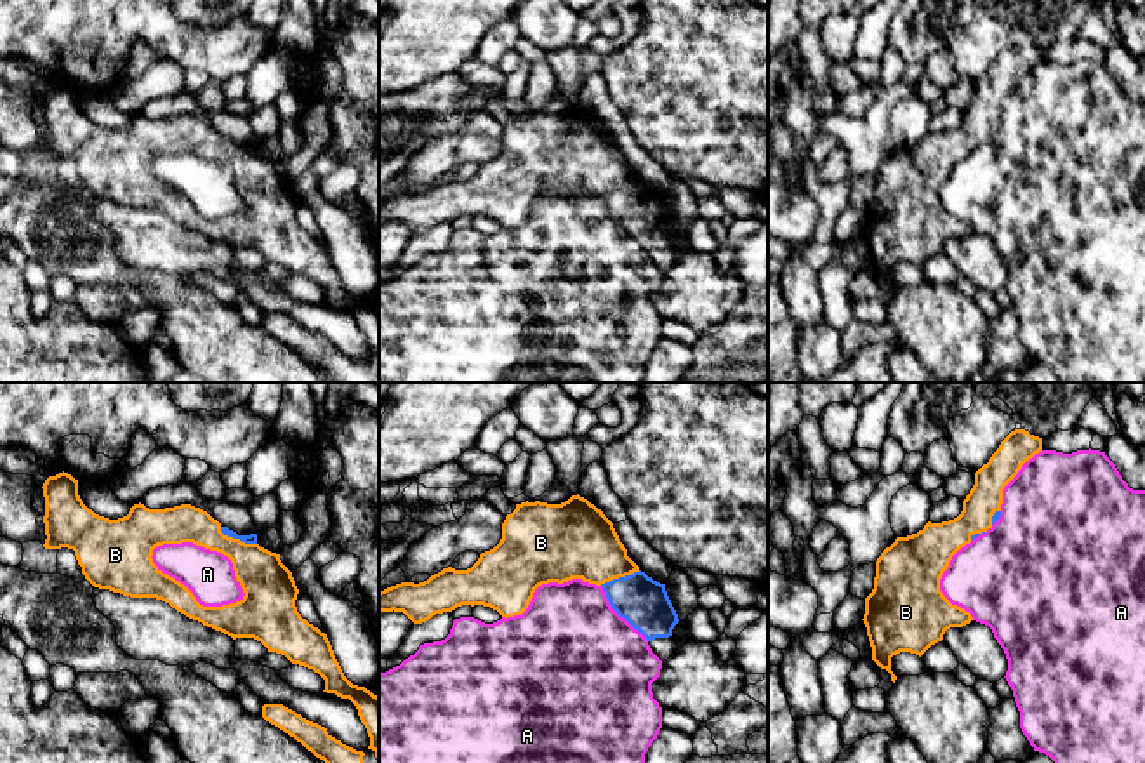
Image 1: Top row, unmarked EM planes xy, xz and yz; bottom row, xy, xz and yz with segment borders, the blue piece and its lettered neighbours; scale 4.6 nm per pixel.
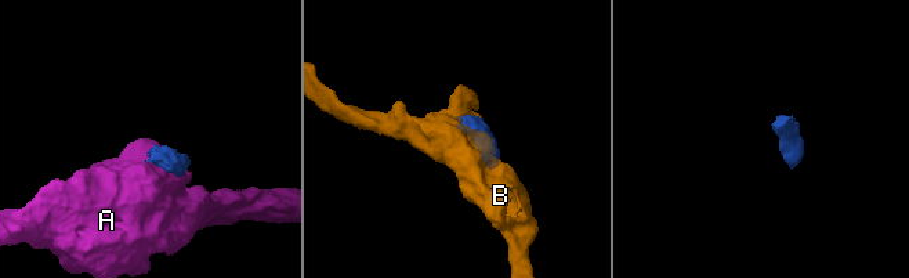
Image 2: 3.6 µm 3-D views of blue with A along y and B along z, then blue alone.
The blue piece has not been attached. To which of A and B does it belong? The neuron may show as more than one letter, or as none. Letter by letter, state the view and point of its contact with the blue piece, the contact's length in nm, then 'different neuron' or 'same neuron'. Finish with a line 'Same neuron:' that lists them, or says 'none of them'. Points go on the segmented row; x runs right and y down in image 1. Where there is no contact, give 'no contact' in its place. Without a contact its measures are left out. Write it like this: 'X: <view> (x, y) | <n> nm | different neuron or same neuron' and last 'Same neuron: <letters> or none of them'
A: xz (621, 616) | 340 nm | different neuron
B: xy (237, 537) | 190 nm | same neuron
Same neuron: B

